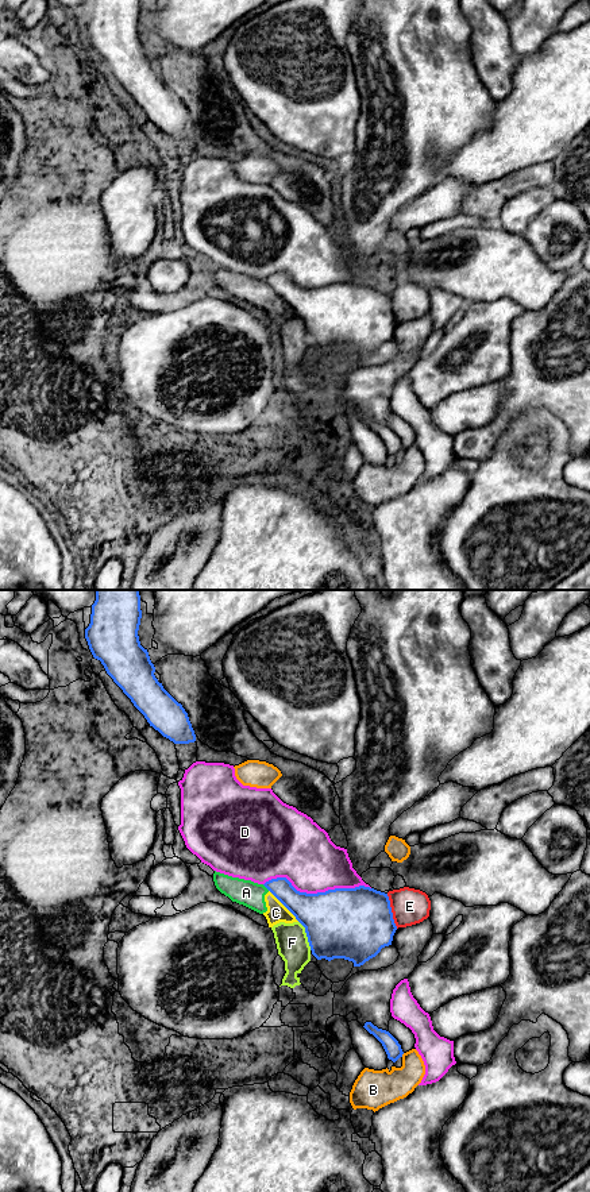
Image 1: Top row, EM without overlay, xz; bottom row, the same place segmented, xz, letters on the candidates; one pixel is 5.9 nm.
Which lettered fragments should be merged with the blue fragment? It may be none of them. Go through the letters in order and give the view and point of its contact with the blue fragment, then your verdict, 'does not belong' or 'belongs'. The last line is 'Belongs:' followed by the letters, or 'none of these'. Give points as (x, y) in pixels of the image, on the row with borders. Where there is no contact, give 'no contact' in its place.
A: meets blue in xz at (266, 887); does not belong
B: meets blue in xz at (403, 1053); does not belong
C: meets blue in xz at (284, 905); does not belong
D: meets blue in xz at (317, 892); does not belong
E: meets blue in xz at (390, 911); does not belong
F: meets blue in xz at (307, 936); does not belong
Belongs: none of these

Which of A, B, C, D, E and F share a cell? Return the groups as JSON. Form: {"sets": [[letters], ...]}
{"sets": [["A", "C", "F"], ["B"], ["D"], ["E"]]}

